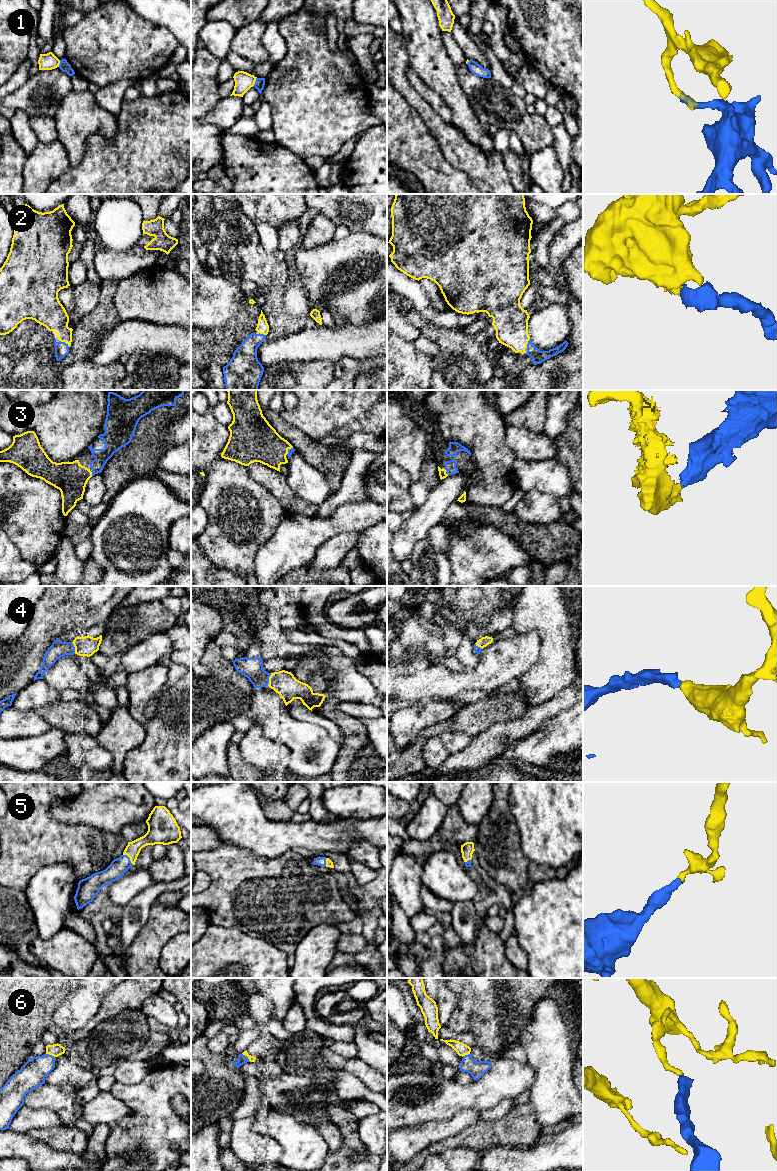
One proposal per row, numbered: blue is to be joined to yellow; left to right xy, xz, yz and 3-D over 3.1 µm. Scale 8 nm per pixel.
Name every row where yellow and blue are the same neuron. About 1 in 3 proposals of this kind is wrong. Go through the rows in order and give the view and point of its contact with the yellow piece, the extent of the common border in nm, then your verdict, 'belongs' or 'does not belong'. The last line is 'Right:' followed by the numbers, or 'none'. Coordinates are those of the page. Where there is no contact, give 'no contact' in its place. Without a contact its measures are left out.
1: meets yellow in xz at (255, 80); contact 80 nm long; does not belong
2: meets yellow in xy at (64, 341); contact 90 nm long; belongs
3: meets yellow in xy at (91, 474); contact 30 nm long; belongs
4: meets yellow in xz at (269, 679); contact 110 nm long; belongs
5: meets yellow in xy at (129, 857); contact 120 nm long; belongs
6: meets yellow in xy at (50, 1054); contact 90 nm long; does not belong
Right: 2, 3, 4, 5

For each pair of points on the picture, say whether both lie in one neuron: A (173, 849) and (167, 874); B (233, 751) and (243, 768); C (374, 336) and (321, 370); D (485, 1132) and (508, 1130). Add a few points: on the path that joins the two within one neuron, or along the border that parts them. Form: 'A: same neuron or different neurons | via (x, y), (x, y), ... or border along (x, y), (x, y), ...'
A: same neuron | via (173, 855), (173, 863), (170, 868)
B: same neuron | via (234, 755), (234, 759), (239, 764)
C: different neurons | border along (334, 361), (312, 360), (310, 362)
D: same neuron | via (491, 1132), (502, 1131)

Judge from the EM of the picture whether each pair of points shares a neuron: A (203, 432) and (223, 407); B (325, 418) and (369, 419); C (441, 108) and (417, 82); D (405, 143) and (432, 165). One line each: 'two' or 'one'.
A: two
B: one
C: one
D: one

